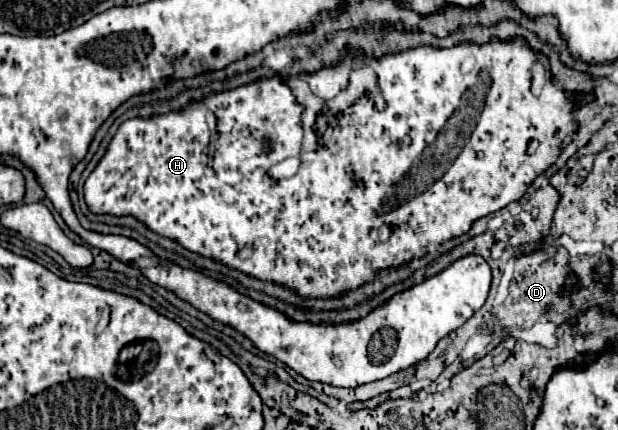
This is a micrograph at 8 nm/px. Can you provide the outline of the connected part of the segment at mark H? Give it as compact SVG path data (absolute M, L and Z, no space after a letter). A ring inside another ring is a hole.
M493 40L491 44L485 46L455 46L451 50L437 50L437 48L415 48L405 54L395 54L395 56L385 56L381 60L375 60L373 70L379 76L379 84L385 92L385 102L387 108L385 112L377 112L375 104L371 102L369 96L361 96L353 102L349 110L345 110L341 116L333 120L325 120L323 116L317 116L315 132L319 136L319 146L315 152L301 152L301 140L303 140L303 126L301 126L301 106L295 102L295 96L289 92L285 80L269 78L269 80L259 80L249 86L241 86L231 92L221 92L205 98L203 102L191 102L187 108L181 112L171 112L163 116L155 116L149 120L127 120L119 126L115 138L109 144L107 154L99 162L99 166L91 172L91 176L85 182L85 202L91 212L95 214L131 214L145 222L151 230L177 240L181 246L187 250L193 250L203 256L211 256L221 260L223 264L237 268L253 278L261 280L273 280L289 286L301 296L313 296L313 298L329 298L329 296L339 296L345 290L357 288L363 282L369 282L375 278L375 274L383 268L389 266L401 266L409 260L413 260L419 254L425 254L429 246L439 246L445 240L451 240L463 232L469 230L469 226L491 212L497 212L505 208L509 202L519 200L525 192L525 186L543 170L553 164L561 152L561 144L577 130L575 120L579 114L579 106L575 106L573 96L567 92L559 92L555 88L555 82L551 80L551 72L547 68L547 60L535 52L531 52L523 40L513 40L513 42L499 42ZM205 110L213 110L217 116L217 150L213 154L213 162L207 162L207 142L209 142L209 132L207 132L207 122L205 122ZM529 140L539 140L539 150L533 156L525 154L527 142ZM299 156L301 158L301 168L293 178L285 180L273 180L265 172L269 166L291 158ZM393 198L393 206L385 210L385 202ZM381 224L387 224L393 228L387 240L381 240ZM243 246L251 246L253 254L249 258L239 258L237 252Z

